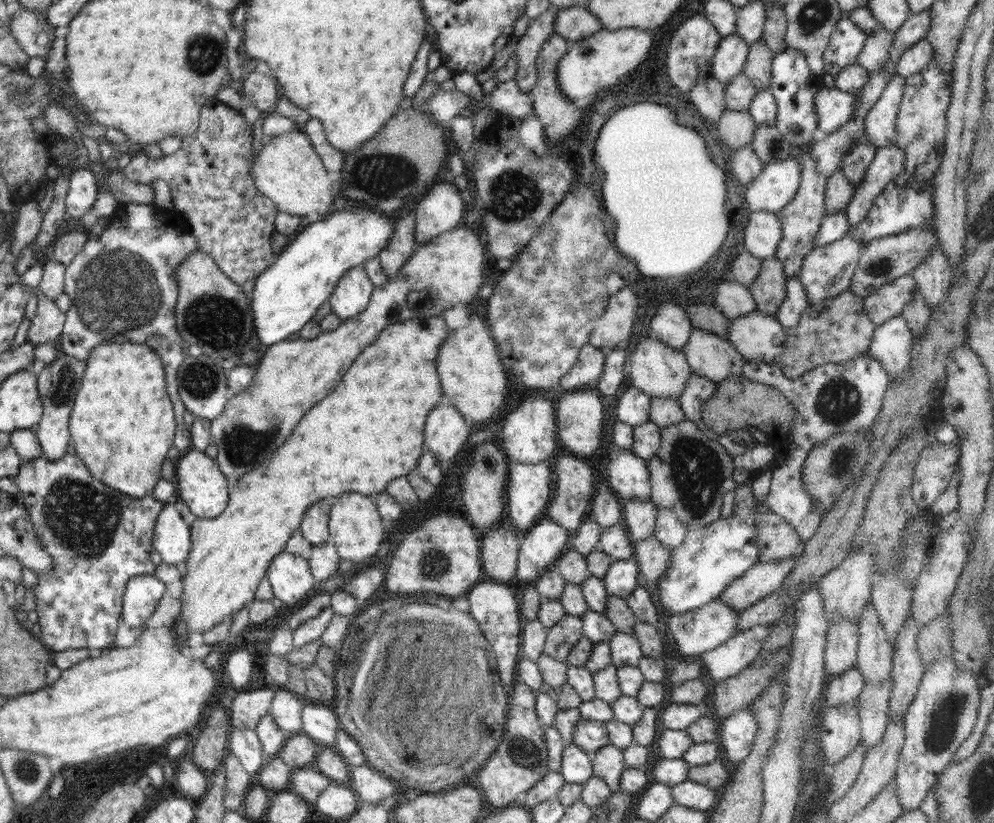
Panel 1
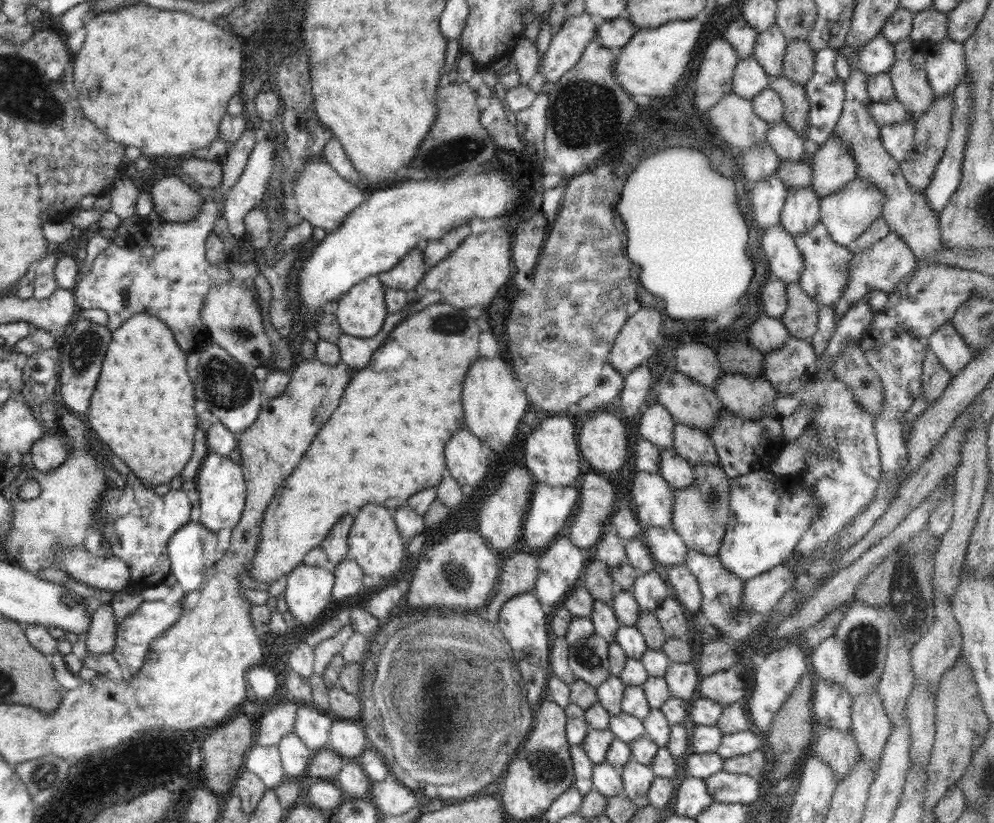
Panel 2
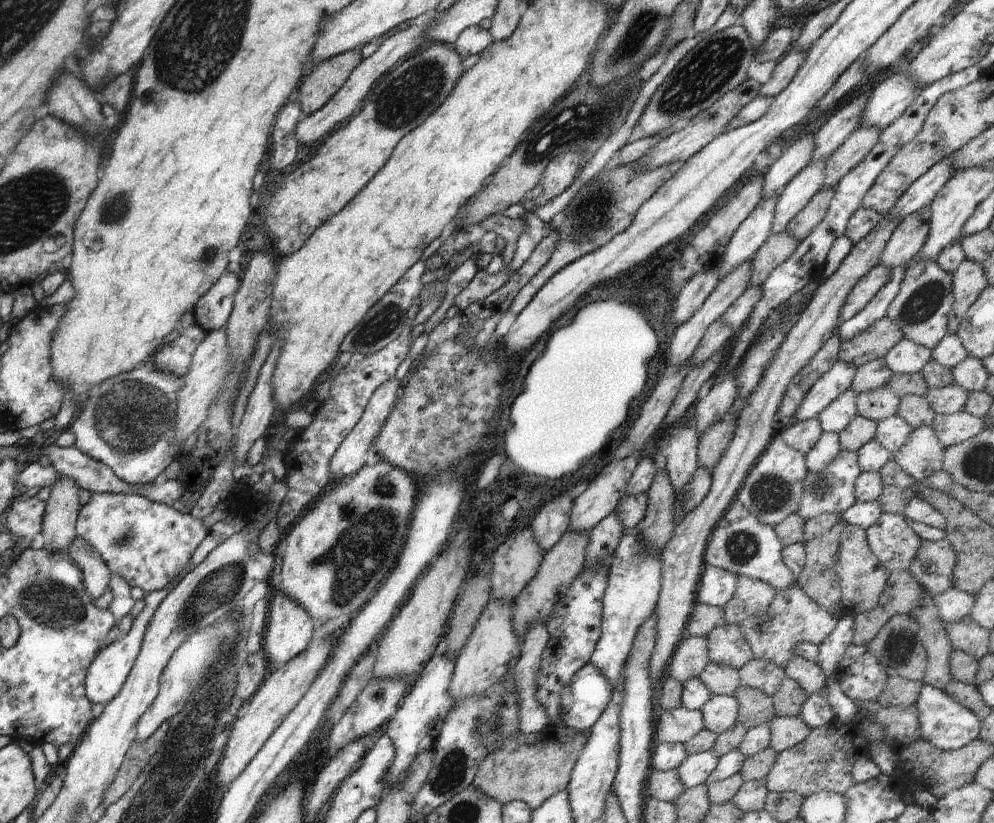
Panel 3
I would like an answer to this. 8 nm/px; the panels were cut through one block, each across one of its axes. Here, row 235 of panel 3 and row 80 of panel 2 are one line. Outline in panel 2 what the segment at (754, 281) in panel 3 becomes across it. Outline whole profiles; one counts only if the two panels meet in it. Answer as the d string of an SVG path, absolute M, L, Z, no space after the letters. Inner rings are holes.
M784 76L770 77L770 80L769 88L778 93L784 101L785 122L805 141L808 132L808 108L810 108L805 88L787 80Z

